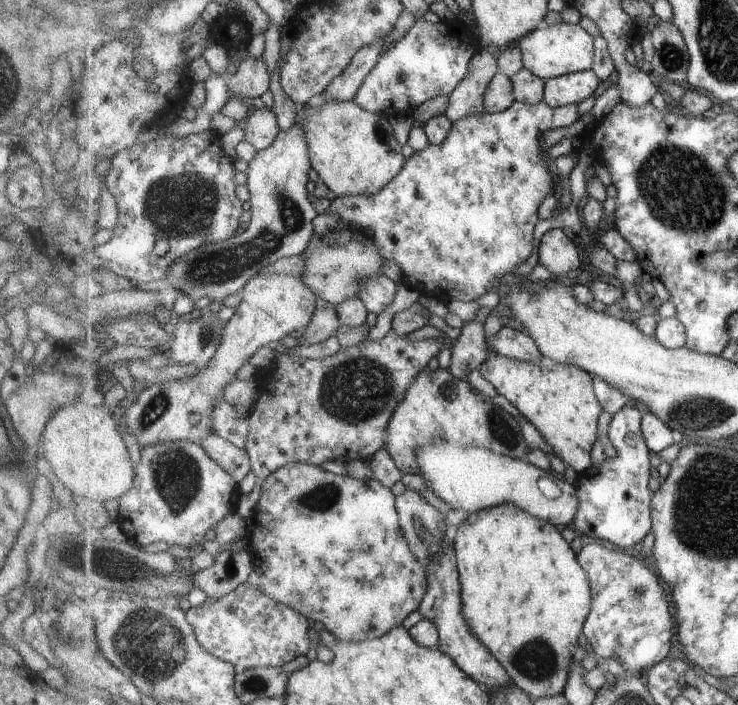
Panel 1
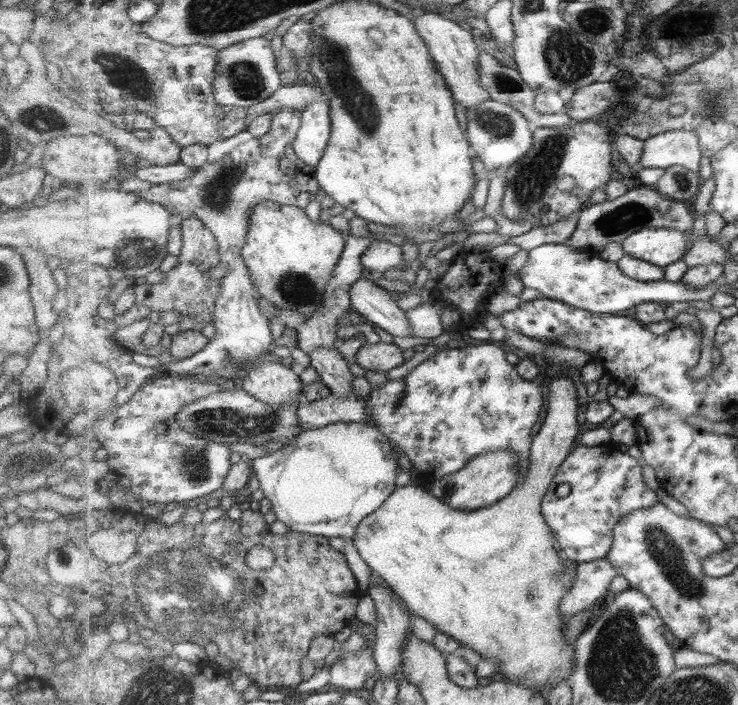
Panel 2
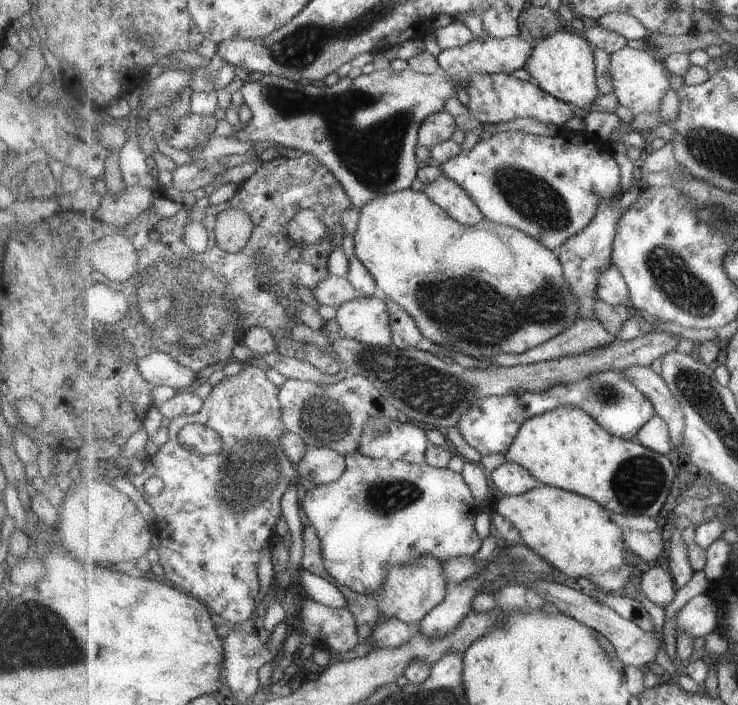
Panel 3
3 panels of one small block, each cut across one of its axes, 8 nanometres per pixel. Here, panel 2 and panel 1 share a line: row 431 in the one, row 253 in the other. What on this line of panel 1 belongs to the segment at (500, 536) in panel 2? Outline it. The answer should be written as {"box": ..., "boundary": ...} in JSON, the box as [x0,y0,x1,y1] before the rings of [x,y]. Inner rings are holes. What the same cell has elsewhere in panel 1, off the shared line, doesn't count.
{"box":[539,229,581,278],"boundary":[[[566,229],[547,231],[539,243],[539,262],[553,278],[570,274],[581,266],[581,252]]]}

